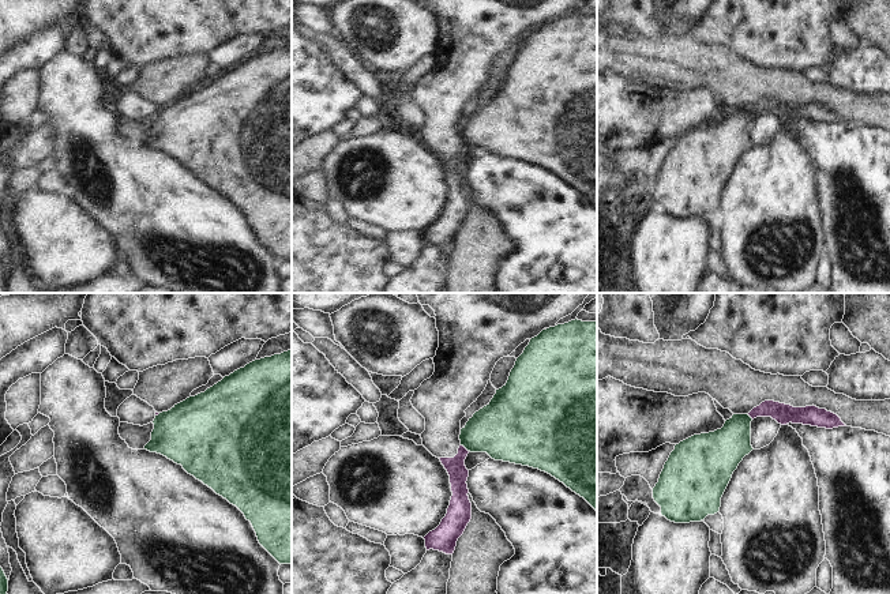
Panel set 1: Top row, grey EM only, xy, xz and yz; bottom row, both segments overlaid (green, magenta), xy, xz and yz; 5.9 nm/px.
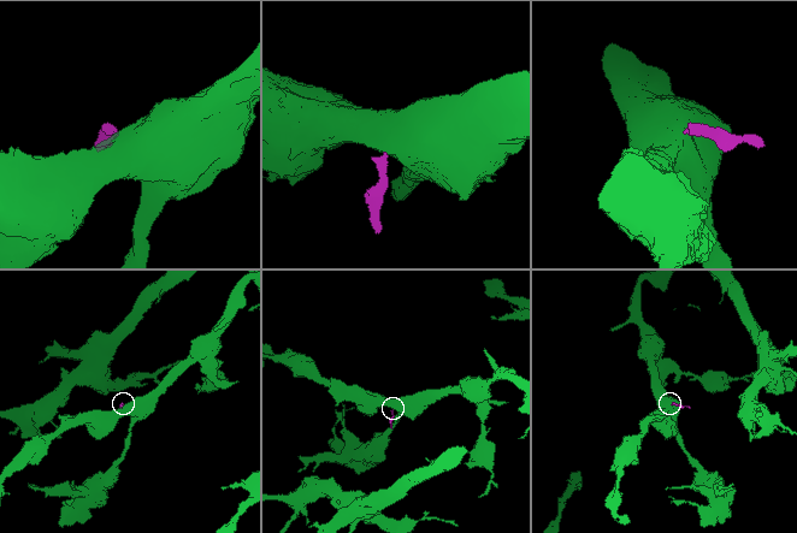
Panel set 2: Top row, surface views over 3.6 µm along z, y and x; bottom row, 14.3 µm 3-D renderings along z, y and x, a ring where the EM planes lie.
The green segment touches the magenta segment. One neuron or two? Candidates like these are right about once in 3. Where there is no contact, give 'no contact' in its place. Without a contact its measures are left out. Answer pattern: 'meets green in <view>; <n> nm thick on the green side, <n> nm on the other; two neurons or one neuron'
meets green in xz; 340 nm thick on the green side, 120 nm on the other; two neurons

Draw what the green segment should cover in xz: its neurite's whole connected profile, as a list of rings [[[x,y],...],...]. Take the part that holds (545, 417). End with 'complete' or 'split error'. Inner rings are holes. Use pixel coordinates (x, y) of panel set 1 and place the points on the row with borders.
[[[575,319],[542,330],[537,337],[532,338],[523,353],[517,358],[507,383],[496,390],[496,394],[487,406],[469,418],[466,425],[461,429],[459,440],[461,446],[470,452],[487,452],[495,460],[529,466],[551,474],[572,492],[583,497],[597,511],[597,322],[582,322]]] | complete

